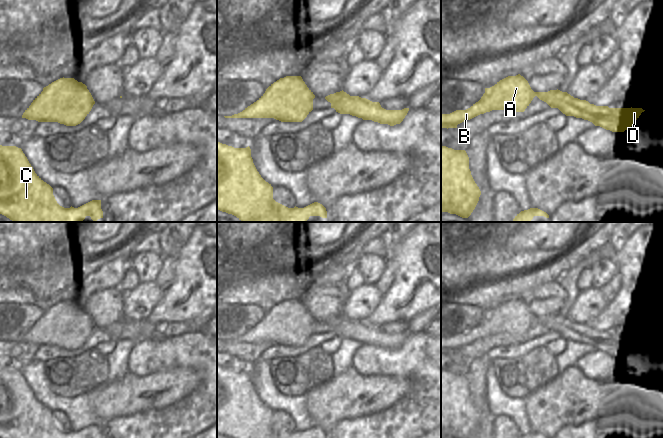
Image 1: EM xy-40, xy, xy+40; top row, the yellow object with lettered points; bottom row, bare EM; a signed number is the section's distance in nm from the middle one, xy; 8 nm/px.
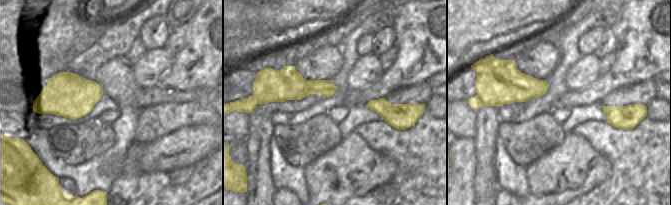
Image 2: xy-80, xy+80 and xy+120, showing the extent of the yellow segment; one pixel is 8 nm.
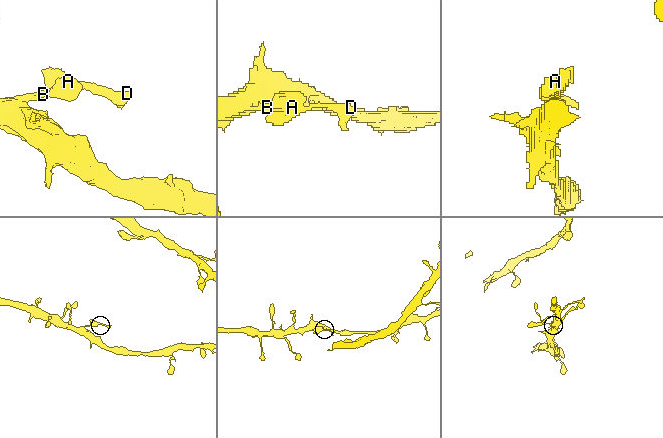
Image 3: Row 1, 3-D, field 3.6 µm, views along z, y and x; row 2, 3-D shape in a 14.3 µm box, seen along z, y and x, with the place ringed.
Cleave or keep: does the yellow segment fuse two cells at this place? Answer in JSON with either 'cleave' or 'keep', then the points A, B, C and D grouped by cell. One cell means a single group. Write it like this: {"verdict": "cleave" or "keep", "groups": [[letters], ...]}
{"verdict": "keep", "groups": [["A", "B", "C", "D"]]}

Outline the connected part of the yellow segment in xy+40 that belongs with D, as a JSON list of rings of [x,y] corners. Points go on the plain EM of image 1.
[[[520,298],[508,300],[494,310],[485,312],[481,323],[466,334],[441,338],[441,352],[457,352],[457,349],[492,334],[524,336],[537,320],[551,332],[558,332],[566,340],[574,340],[592,346],[612,356],[624,356],[639,342],[642,332],[609,332],[596,330],[586,324],[574,322],[567,316],[550,314],[534,316]]]

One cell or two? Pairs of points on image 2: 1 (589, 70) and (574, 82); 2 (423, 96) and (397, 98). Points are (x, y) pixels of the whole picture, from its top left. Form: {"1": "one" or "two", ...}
{"1": "one", "2": "one"}

